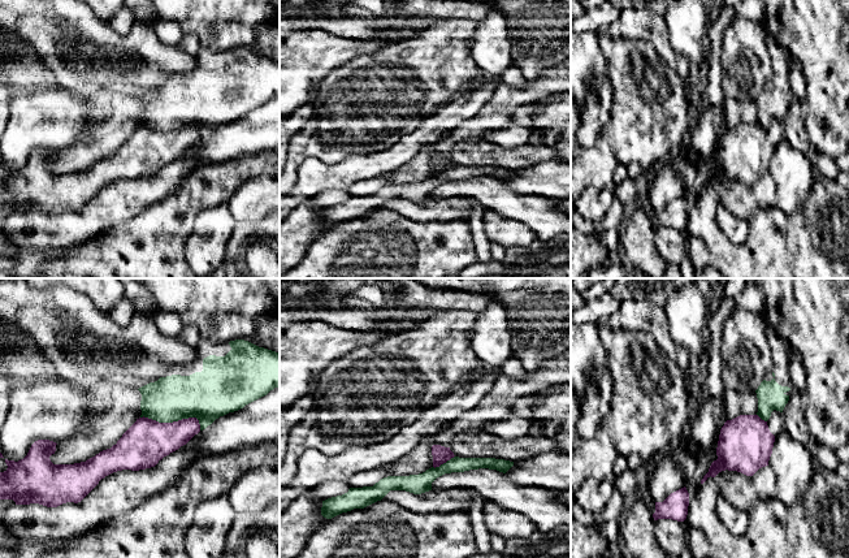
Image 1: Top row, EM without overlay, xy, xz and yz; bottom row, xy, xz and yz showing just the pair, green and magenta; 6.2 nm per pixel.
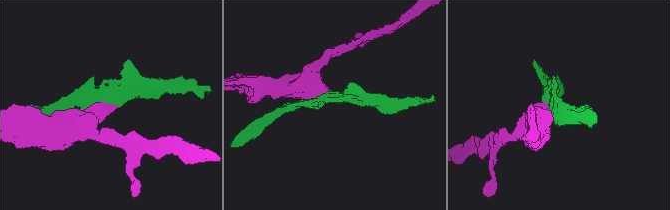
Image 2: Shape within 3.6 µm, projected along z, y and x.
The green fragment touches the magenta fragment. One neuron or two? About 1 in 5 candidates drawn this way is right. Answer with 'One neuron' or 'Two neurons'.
Two neurons

